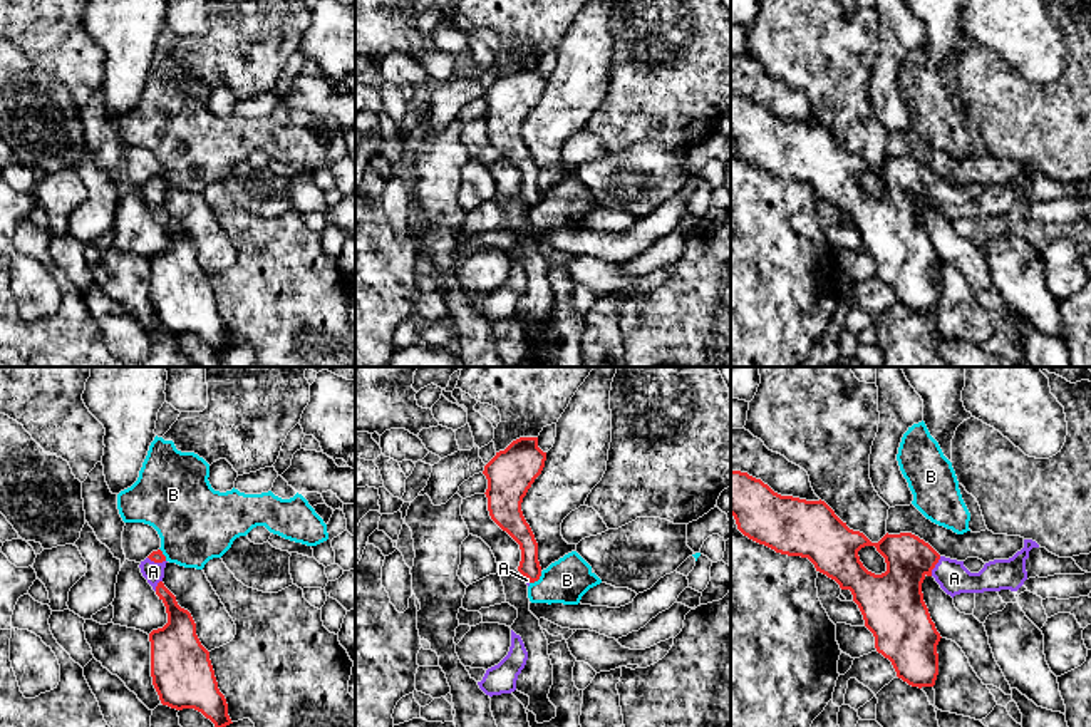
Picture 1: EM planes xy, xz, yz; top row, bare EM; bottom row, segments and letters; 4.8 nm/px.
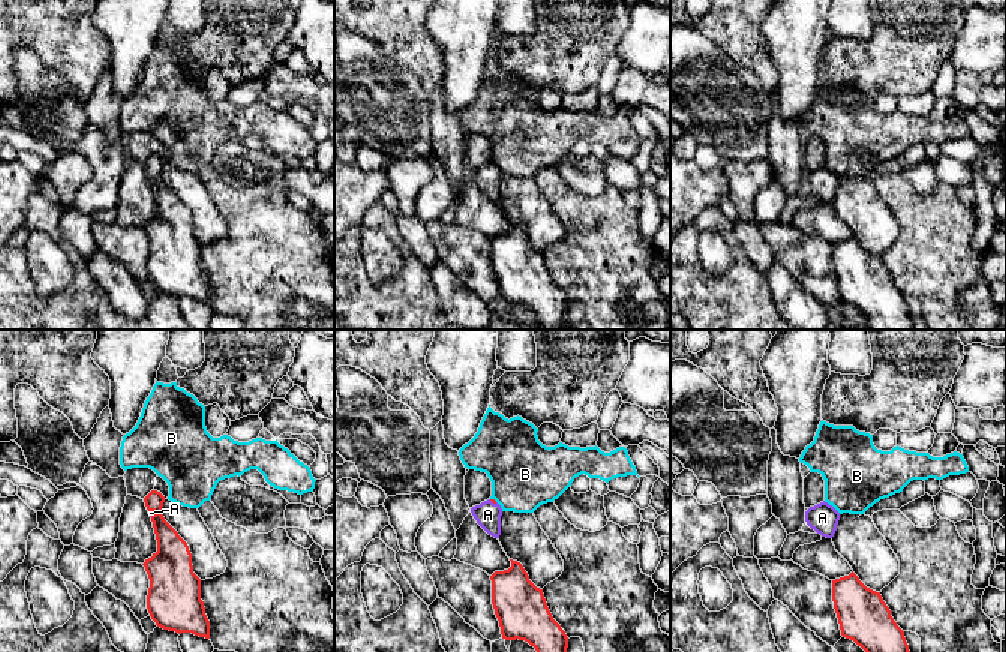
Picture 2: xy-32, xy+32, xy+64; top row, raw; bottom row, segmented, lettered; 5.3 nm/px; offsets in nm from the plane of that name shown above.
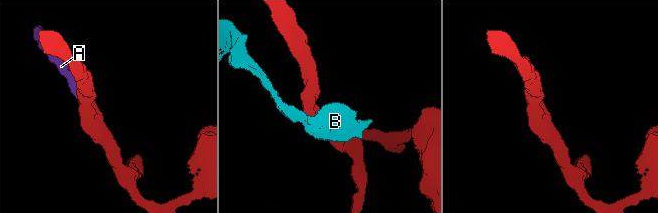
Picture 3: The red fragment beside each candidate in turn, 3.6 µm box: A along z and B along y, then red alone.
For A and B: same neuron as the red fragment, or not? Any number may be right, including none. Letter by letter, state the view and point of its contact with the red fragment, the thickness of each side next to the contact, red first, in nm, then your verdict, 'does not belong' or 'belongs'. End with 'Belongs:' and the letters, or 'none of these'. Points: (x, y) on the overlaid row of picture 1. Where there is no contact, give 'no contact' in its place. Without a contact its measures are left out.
A: yz (934, 567) | 280/160 nm | belongs
B: xz (537, 580) | 100/220 nm | does not belong
Belongs: A

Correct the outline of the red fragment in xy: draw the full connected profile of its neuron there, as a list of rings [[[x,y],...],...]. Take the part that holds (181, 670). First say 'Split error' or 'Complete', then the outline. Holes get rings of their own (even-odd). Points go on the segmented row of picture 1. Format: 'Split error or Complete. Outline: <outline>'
Split error. Outline: [[[158,549],[139,565],[168,613],[168,623],[149,633],[153,685],[163,705],[176,710],[194,709],[215,727],[226,727],[233,722],[218,688],[209,652],[196,635],[191,613],[178,605],[163,583],[166,563],[166,556]]]

